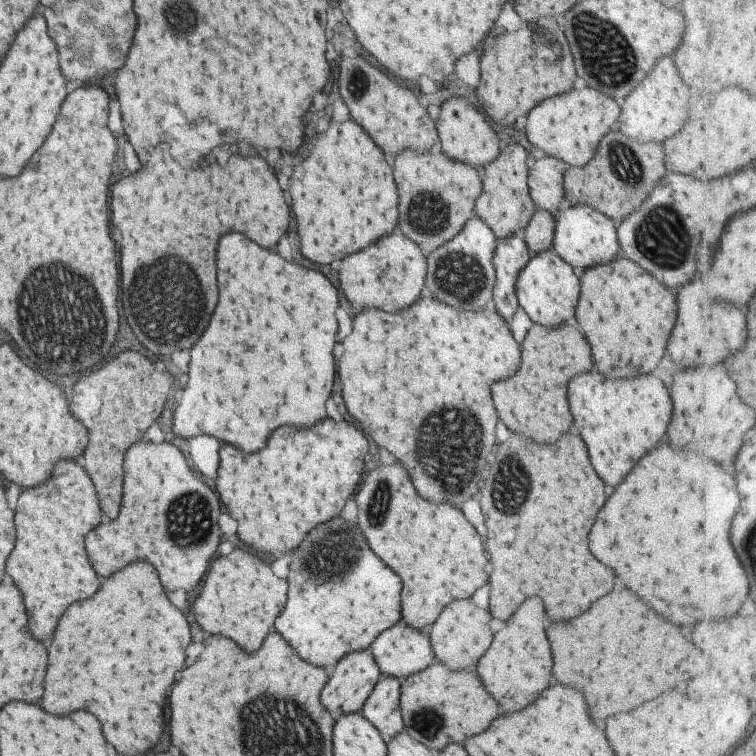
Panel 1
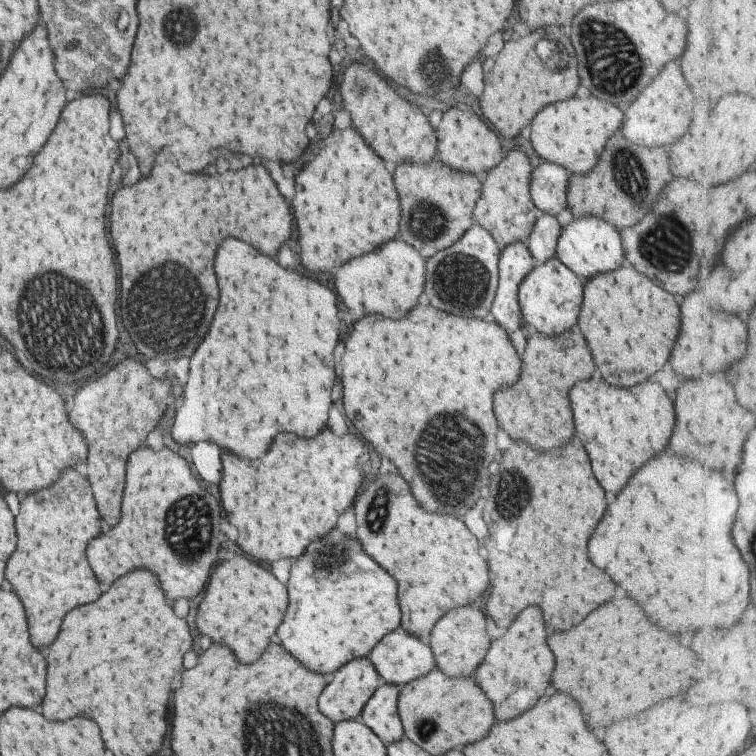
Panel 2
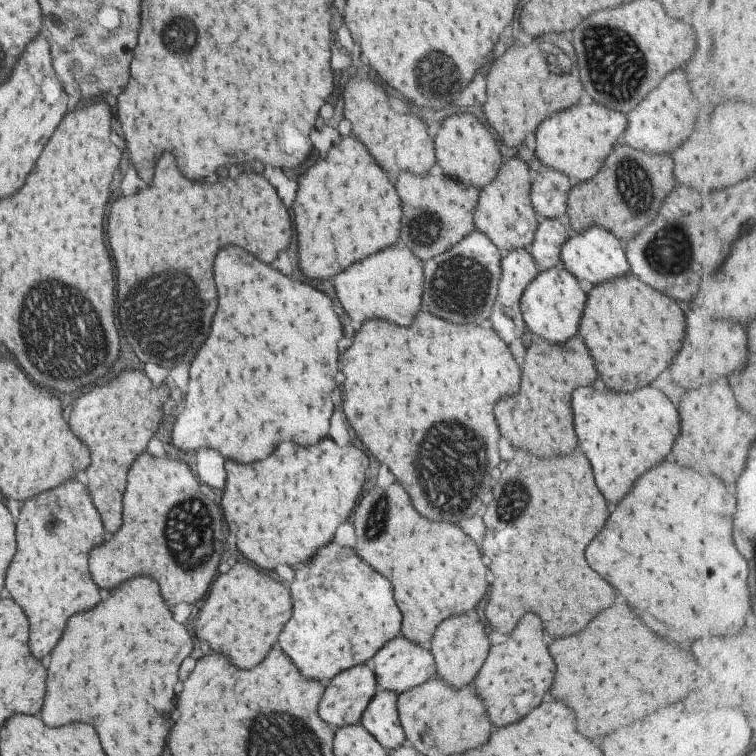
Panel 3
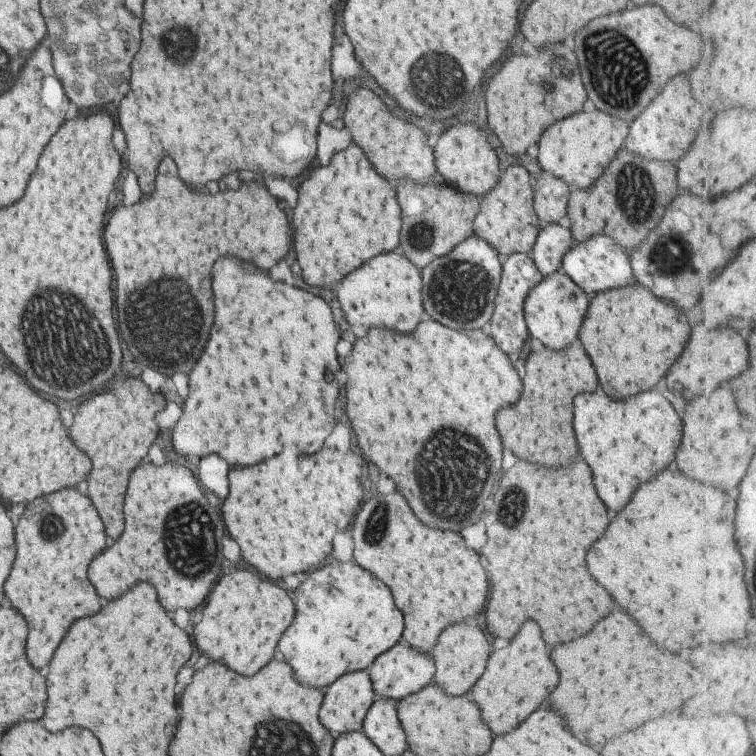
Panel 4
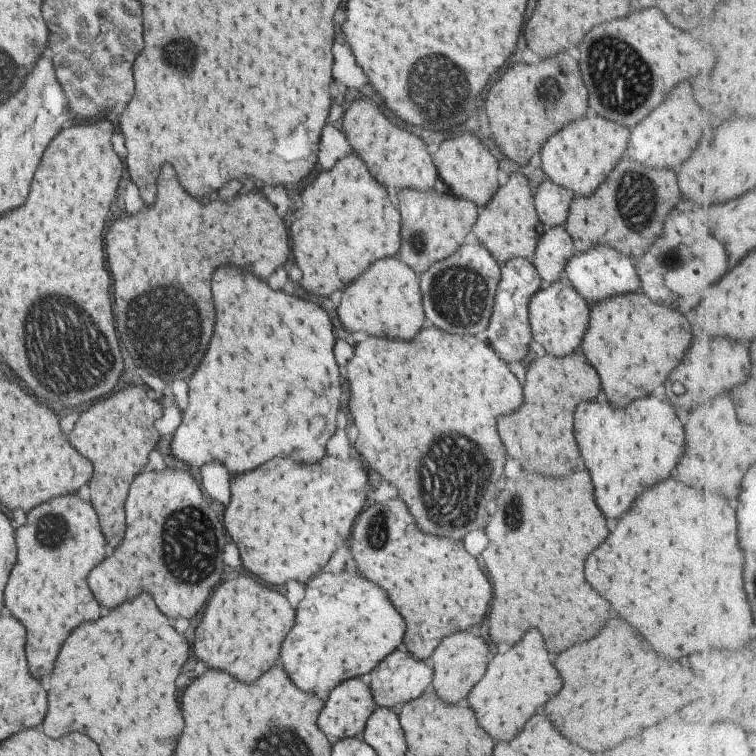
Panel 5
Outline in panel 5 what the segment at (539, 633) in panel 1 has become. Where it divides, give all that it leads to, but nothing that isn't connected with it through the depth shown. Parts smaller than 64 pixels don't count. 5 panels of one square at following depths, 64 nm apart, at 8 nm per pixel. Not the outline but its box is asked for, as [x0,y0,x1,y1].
[467,630,561,742]

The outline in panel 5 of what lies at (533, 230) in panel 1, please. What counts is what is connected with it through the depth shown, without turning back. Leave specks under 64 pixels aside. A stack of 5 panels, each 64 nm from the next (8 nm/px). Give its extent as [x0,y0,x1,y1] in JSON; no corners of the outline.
[531,227,575,285]

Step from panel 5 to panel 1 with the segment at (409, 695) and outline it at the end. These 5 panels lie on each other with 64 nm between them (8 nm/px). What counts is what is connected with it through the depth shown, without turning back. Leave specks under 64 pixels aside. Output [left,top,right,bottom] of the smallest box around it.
[368,624,433,677]

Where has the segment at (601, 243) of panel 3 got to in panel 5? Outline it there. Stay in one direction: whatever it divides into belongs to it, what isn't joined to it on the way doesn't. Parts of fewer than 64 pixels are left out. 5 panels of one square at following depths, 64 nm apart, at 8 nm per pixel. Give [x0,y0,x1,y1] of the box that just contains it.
[564,245,641,304]

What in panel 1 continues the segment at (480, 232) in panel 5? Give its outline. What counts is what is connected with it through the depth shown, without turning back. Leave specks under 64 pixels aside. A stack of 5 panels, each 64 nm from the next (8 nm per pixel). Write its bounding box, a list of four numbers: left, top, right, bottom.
[473,143,537,241]

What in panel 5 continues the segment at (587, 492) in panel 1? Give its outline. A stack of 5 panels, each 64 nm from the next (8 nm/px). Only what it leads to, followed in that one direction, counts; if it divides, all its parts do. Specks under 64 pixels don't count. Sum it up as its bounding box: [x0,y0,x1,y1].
[481,472,609,654]

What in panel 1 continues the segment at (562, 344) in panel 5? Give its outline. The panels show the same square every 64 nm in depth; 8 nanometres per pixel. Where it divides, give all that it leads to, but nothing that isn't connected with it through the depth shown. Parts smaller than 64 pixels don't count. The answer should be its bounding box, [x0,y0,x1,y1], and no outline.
[515,249,579,329]

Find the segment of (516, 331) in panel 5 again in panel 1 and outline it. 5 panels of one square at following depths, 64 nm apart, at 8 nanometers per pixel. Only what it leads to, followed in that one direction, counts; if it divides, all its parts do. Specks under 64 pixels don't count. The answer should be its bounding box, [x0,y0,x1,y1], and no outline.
[492,235,531,326]

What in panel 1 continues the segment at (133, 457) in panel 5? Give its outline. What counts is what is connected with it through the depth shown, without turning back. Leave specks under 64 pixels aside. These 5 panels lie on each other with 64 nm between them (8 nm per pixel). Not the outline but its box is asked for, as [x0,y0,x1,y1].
[69,352,173,520]

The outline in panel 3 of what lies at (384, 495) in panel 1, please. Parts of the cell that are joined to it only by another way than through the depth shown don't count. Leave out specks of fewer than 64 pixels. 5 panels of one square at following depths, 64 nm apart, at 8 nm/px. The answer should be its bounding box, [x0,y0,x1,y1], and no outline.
[353,484,487,648]

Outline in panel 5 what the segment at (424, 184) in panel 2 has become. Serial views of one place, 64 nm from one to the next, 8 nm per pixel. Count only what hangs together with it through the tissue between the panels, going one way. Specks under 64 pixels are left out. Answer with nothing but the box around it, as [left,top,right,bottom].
[397,189,479,274]

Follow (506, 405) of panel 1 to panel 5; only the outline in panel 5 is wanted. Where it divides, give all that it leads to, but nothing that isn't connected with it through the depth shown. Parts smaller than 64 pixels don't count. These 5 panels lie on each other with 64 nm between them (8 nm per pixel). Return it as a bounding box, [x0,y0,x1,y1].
[497,352,599,476]

